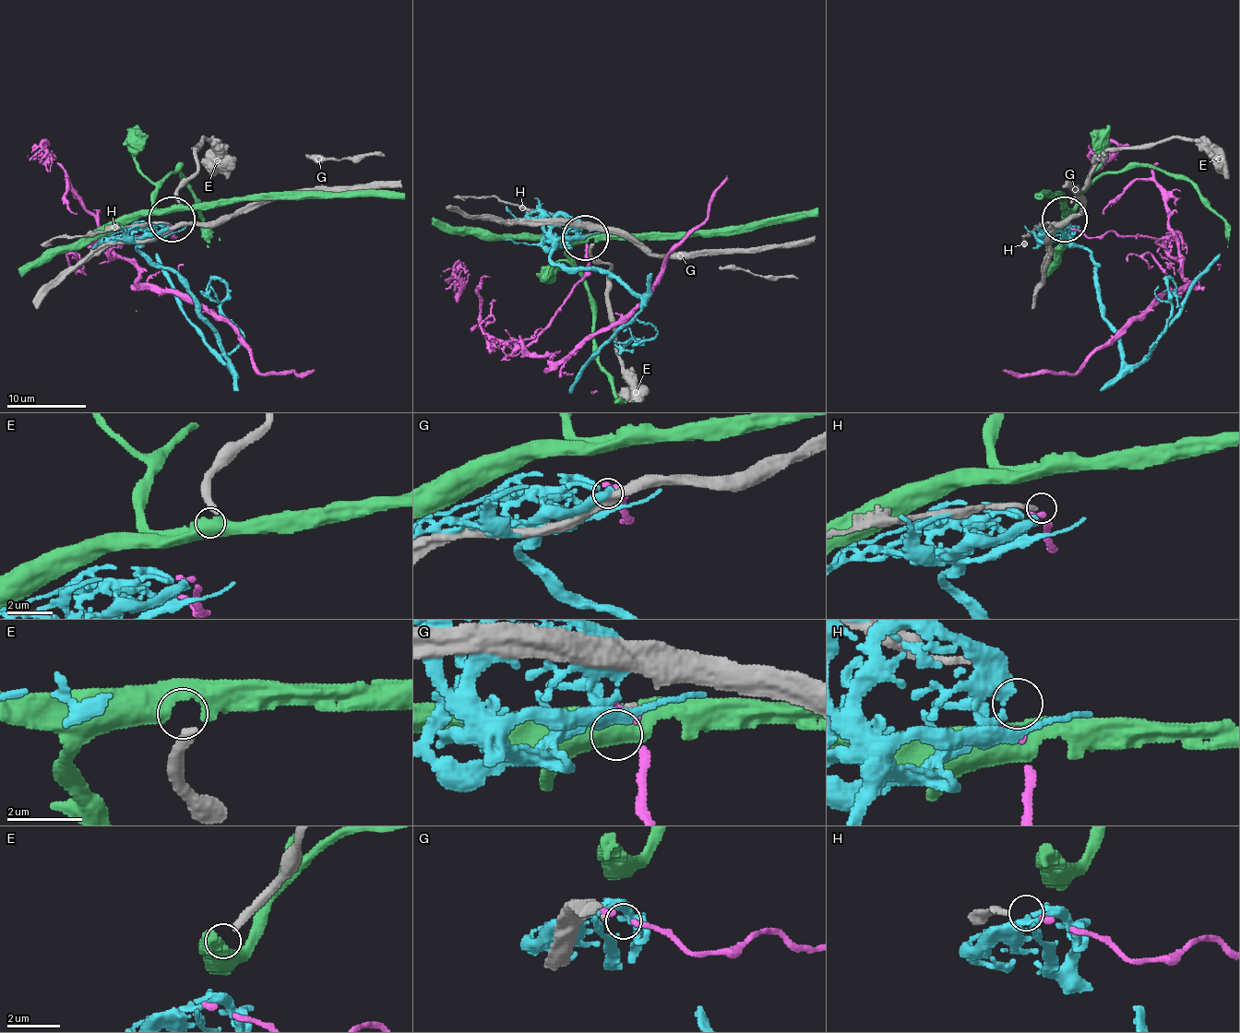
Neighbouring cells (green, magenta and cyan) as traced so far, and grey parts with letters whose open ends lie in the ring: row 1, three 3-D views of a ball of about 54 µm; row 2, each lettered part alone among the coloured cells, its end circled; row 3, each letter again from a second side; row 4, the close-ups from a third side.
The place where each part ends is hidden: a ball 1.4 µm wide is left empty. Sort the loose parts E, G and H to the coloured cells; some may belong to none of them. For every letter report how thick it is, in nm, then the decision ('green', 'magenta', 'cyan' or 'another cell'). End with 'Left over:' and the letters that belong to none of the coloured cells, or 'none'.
E: calibre 280 nm; green
G: calibre 120 nm; another cell
H: calibre 200 nm; magenta
Left over: G

